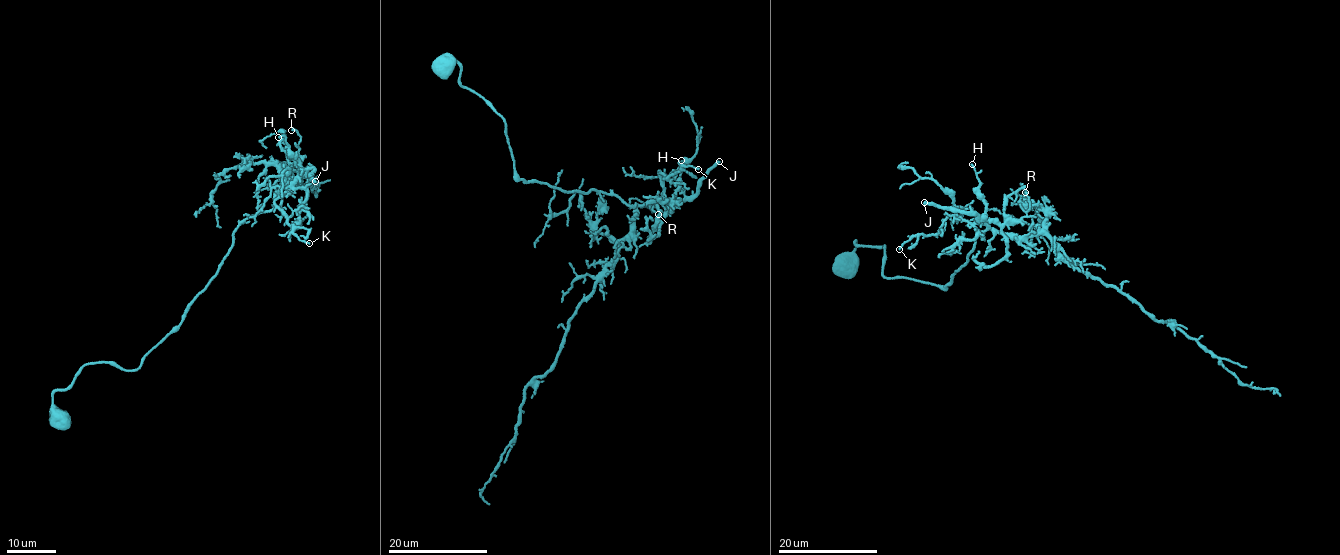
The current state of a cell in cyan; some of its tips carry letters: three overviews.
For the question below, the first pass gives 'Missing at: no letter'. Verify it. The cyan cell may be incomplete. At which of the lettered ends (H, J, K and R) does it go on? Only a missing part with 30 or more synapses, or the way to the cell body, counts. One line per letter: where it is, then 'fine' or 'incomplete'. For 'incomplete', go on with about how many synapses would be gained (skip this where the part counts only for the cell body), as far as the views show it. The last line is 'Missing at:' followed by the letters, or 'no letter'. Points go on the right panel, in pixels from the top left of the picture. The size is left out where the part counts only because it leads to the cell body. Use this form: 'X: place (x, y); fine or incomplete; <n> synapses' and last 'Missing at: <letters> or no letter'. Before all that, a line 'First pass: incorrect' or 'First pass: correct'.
First pass: incorrect
H: place (972, 164); fine
J: place (924, 202); incomplete; 120 synapses
K: place (899, 249); fine
R: place (1025, 192); fine
Missing at: J

